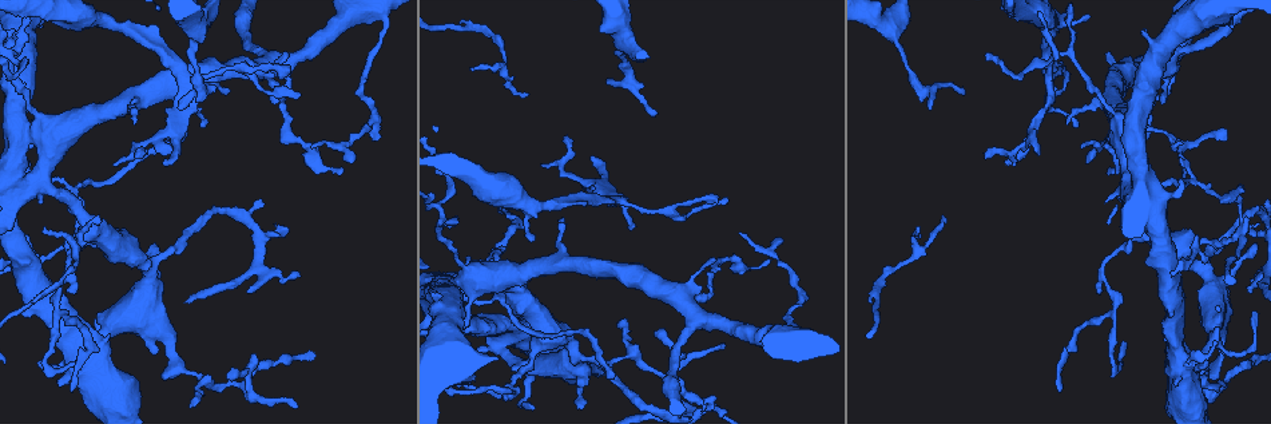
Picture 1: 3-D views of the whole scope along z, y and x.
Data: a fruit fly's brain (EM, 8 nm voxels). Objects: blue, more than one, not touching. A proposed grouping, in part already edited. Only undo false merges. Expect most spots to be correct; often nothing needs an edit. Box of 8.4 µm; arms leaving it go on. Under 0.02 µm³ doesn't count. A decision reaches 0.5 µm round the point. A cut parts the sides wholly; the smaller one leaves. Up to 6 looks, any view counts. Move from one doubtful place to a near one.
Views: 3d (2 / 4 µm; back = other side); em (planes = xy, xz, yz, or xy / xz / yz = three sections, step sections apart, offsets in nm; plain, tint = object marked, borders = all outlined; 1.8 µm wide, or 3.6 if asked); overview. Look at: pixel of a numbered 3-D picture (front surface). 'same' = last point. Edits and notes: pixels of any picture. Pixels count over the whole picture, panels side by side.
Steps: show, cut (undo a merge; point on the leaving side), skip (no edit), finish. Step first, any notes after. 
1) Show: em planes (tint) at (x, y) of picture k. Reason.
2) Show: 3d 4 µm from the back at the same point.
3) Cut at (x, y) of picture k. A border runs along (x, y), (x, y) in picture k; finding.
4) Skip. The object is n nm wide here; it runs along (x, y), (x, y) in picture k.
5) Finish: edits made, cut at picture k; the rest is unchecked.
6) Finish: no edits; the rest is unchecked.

Show: 3d 4 µm at (621, 38) of picture 1. Thin arm on a thick one.

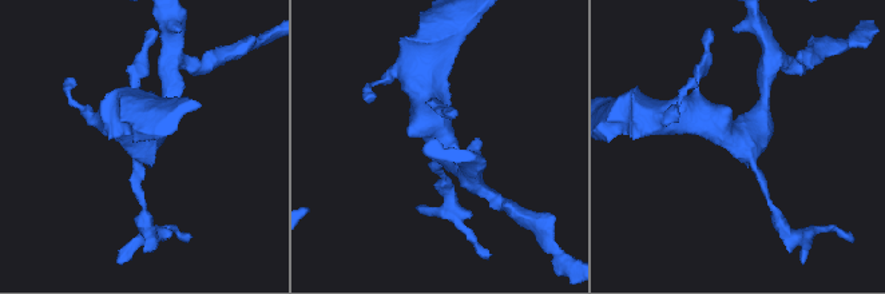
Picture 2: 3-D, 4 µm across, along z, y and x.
Show: em yz step 4 (tint) at (742, 144) of picture 2. 3 arms meet here; now the EM.

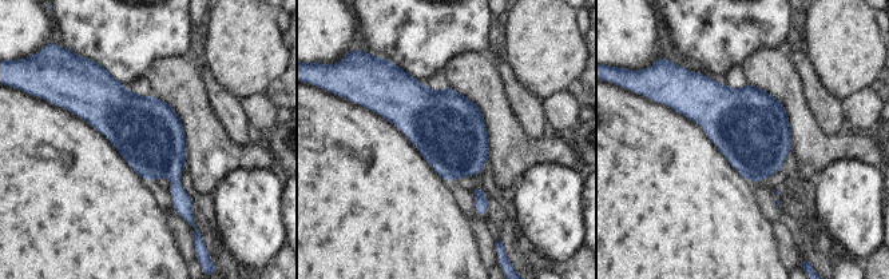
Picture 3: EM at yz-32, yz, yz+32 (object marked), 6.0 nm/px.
Show: em planes (borders) at the same point.

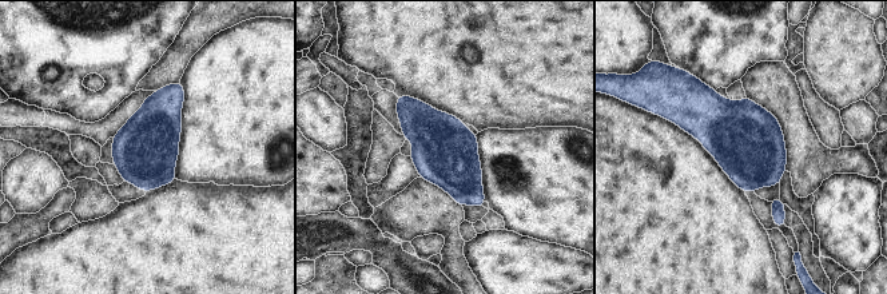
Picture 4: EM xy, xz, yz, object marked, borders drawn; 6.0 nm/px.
Skip. Continuous, no second cell.

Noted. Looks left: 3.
Show: em yz step 4 (tint) at (442, 212) of picture 1. Three arms meet.

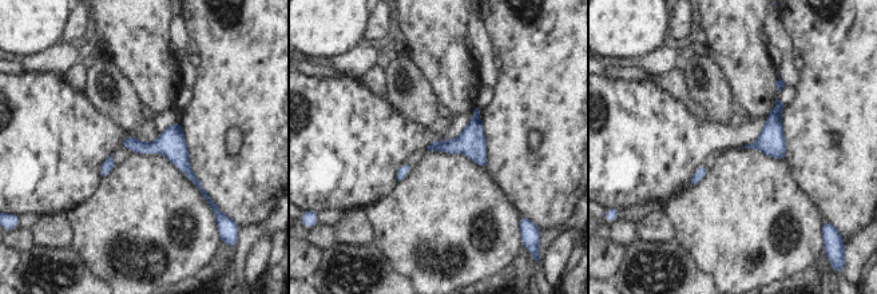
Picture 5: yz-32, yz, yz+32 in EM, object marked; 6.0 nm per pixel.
Show: em planes (tint) at the same point.

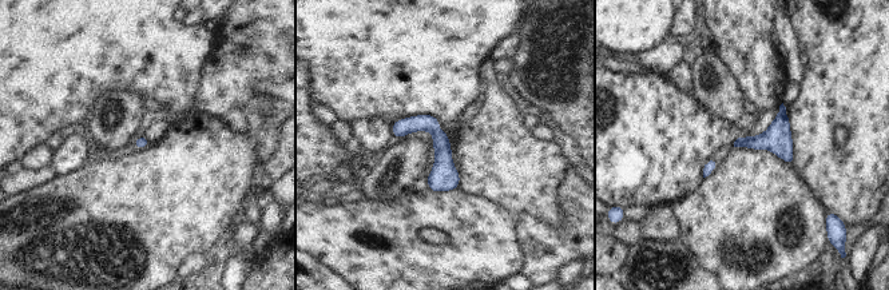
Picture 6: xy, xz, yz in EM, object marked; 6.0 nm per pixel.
Skip. It runs along (395, 127), (428, 124), (455, 185) in picture 6; one cell here.

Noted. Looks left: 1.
Finish: no edits; the rest is unchecked.

